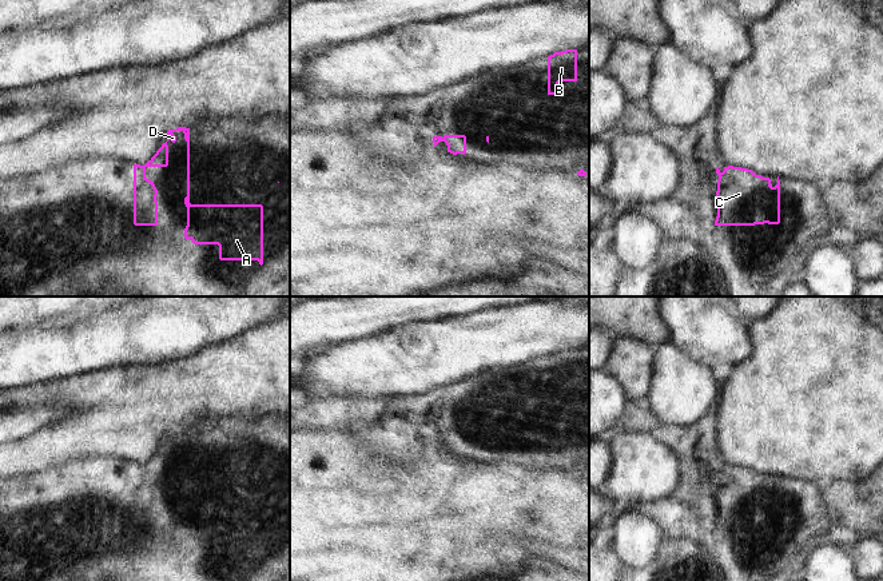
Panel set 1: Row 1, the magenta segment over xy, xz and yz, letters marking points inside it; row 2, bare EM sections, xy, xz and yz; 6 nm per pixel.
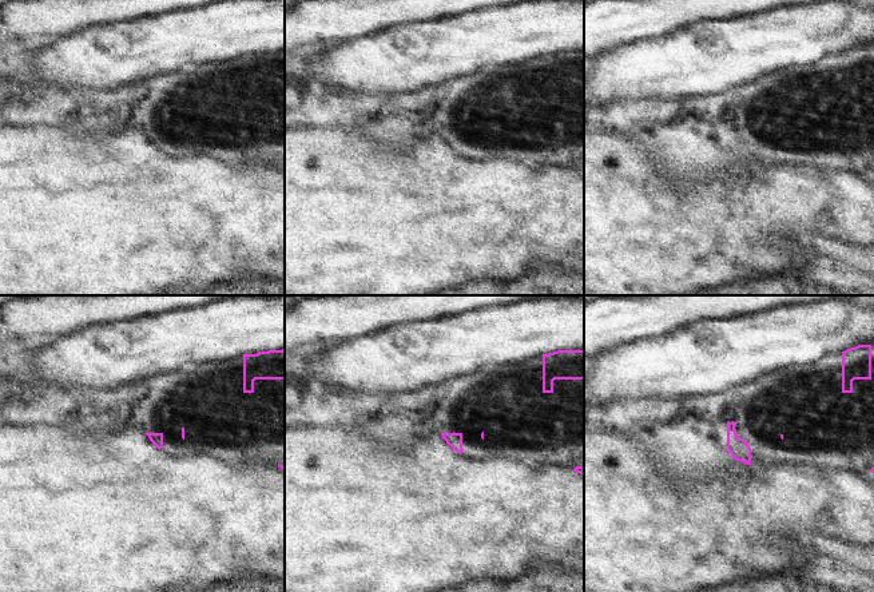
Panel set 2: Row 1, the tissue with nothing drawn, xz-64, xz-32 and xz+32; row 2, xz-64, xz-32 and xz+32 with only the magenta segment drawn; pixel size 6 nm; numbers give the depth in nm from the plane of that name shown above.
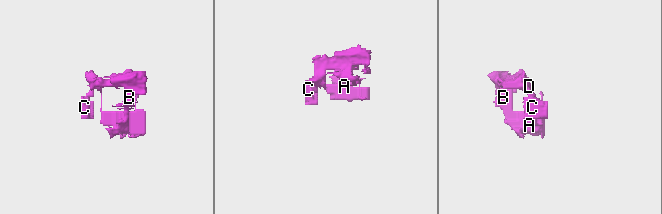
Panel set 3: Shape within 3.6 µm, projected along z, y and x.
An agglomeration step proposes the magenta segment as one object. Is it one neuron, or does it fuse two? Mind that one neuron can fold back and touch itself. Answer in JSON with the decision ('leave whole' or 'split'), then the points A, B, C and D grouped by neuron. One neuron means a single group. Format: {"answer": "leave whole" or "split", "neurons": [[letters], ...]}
{"answer": "split", "neurons": [["A", "B", "D"], ["C"]]}

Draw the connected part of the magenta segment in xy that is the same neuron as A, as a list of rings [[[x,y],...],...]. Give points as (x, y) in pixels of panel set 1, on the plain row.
[[[190,427],[167,430],[167,441],[176,441],[174,430],[182,430],[187,441],[187,525],[184,537],[194,544],[218,544],[220,560],[258,560],[263,564],[263,505],[262,504],[191,504],[190,502]]]

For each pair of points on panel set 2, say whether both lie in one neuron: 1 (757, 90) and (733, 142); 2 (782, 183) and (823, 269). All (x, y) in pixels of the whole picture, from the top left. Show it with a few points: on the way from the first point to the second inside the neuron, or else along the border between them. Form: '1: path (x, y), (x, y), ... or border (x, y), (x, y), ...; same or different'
1: border (734, 127), (738, 132), (762, 132), (767, 135); different
2: border (815, 253), (805, 261), (795, 254), (787, 269); different

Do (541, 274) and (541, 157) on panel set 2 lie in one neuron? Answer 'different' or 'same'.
different

